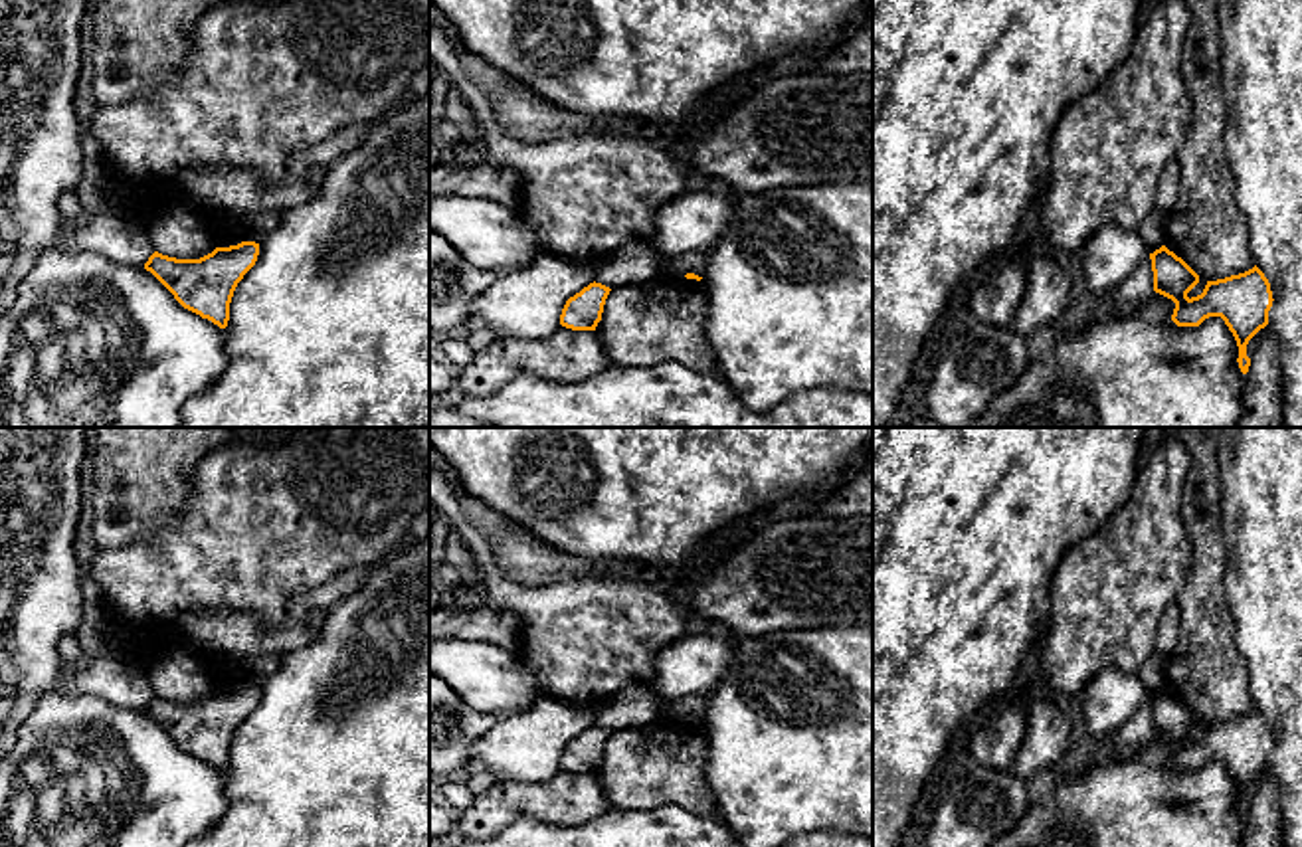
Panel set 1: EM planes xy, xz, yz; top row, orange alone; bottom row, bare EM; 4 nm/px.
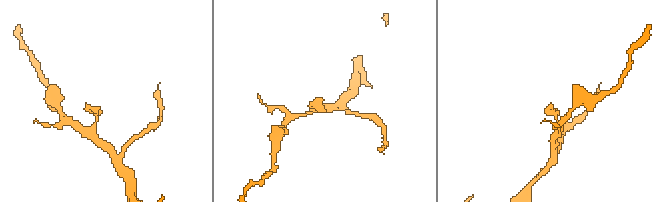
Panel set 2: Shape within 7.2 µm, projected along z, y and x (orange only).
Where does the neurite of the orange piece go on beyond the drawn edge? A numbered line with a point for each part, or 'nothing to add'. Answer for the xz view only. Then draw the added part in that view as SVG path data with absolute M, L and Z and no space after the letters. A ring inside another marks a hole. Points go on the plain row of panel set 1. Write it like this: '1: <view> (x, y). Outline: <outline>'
nothing to add

